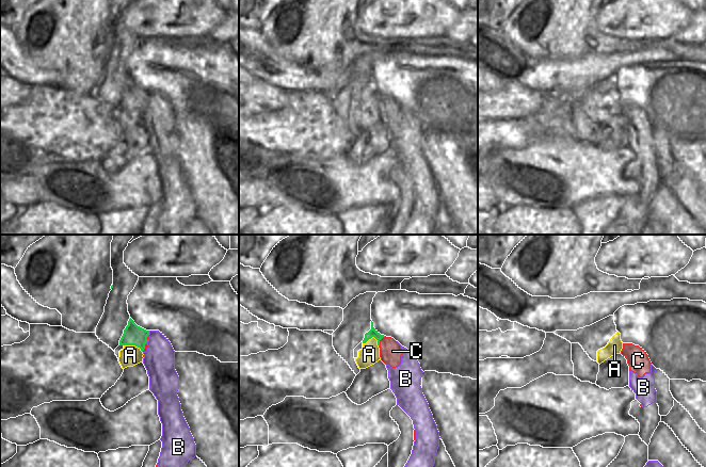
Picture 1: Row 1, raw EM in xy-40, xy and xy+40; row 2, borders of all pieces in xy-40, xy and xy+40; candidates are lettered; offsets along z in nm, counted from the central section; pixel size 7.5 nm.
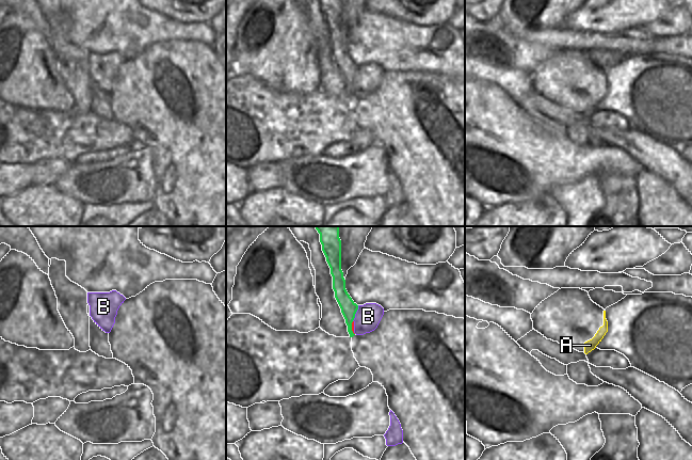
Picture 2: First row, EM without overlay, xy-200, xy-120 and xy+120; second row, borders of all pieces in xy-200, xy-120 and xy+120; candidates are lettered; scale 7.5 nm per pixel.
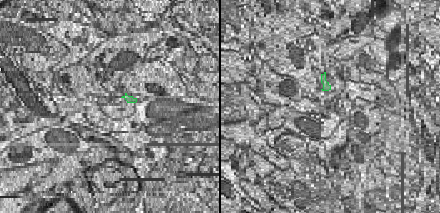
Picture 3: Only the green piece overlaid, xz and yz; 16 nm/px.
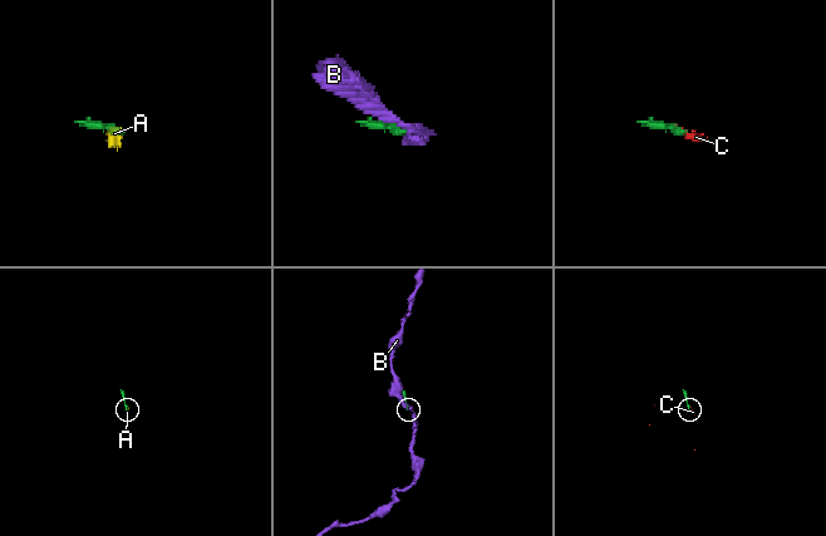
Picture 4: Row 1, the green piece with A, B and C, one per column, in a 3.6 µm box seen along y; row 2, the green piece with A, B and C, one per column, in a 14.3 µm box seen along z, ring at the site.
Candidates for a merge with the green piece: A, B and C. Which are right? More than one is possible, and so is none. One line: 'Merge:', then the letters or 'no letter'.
Merge: C

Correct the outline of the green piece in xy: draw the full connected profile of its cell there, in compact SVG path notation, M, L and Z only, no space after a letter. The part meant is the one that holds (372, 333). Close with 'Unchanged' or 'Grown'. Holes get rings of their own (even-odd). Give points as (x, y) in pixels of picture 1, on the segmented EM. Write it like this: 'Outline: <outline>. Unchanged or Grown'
Outline: M371 321L371 329L365 334L363 343L366 343L372 337L378 340L381 360L392 368L398 367L401 364L401 355L404 353L401 345L394 338L381 335L373 327L373 322Z. Grown

